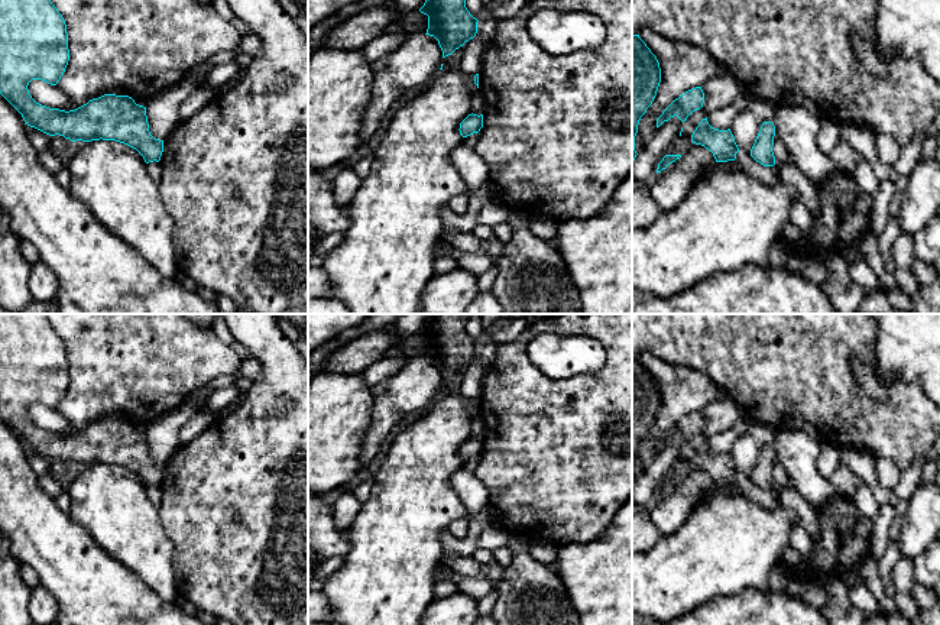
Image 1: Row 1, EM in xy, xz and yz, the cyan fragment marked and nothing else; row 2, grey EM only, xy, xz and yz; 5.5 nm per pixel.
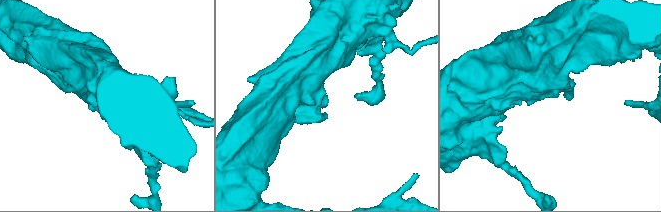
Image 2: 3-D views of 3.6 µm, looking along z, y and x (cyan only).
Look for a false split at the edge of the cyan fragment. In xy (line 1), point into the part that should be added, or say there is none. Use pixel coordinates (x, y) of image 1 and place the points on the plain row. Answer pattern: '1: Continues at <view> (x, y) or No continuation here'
1: No continuation here

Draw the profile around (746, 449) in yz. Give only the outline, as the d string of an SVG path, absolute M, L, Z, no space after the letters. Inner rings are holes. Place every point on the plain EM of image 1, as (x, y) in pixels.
M749 421L748 430L735 441L730 456L738 472L751 477L764 446L772 446L775 431L759 421Z

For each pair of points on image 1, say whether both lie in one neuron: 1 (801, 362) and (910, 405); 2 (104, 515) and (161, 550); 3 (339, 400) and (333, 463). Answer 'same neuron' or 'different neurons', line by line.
1: same neuron
2: same neuron
3: same neuron

